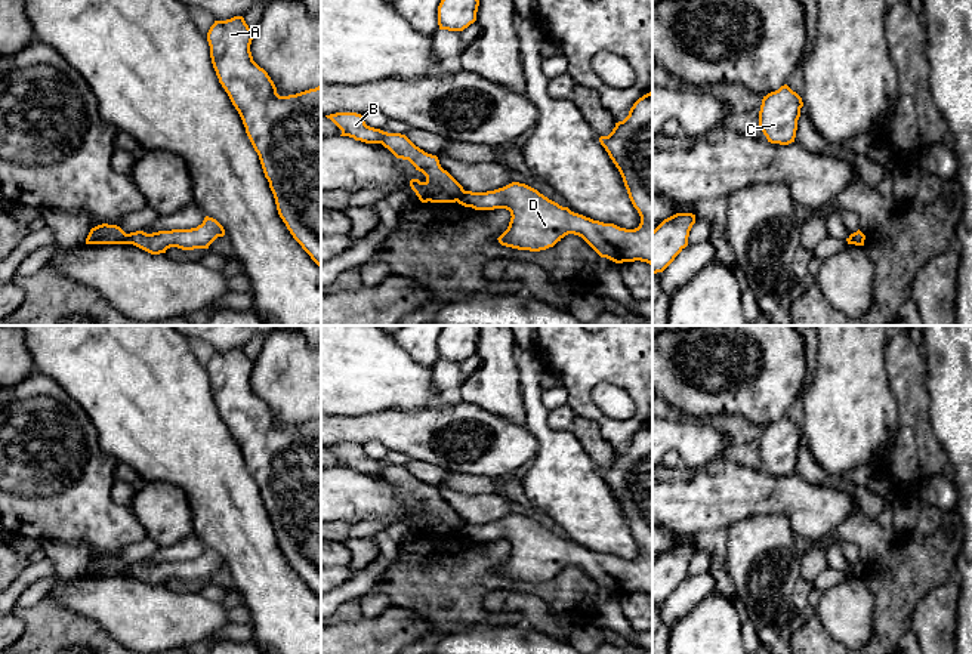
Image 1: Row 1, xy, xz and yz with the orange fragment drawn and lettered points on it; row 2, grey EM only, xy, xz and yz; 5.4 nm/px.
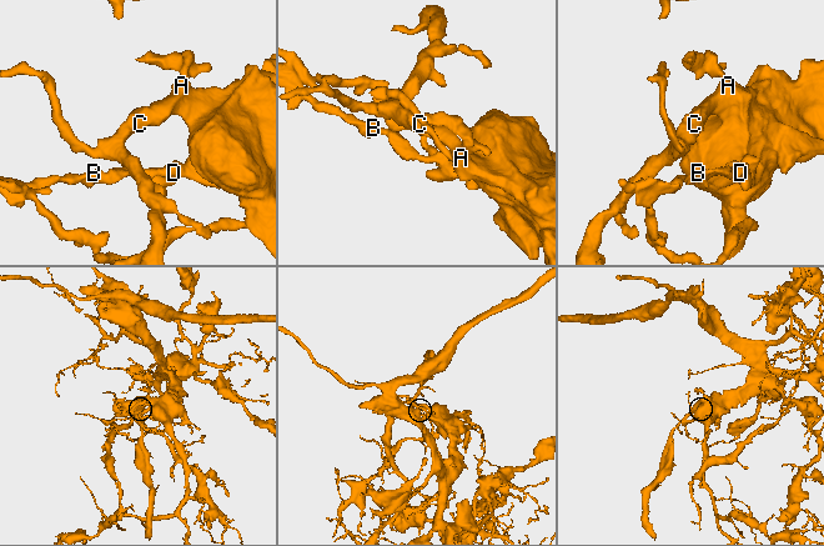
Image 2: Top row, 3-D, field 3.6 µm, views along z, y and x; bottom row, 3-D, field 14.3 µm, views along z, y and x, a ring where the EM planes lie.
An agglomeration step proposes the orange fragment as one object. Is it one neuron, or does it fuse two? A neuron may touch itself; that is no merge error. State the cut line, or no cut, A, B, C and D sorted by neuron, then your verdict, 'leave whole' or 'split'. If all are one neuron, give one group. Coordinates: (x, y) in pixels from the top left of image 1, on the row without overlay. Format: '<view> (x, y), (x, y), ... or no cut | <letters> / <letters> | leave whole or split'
xy (126, 565), (129, 574) | A C D / B | split

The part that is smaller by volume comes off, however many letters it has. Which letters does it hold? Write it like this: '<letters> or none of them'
B

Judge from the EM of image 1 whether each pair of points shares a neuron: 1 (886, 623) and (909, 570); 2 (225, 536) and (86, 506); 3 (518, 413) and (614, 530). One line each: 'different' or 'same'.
1: same
2: different
3: different

